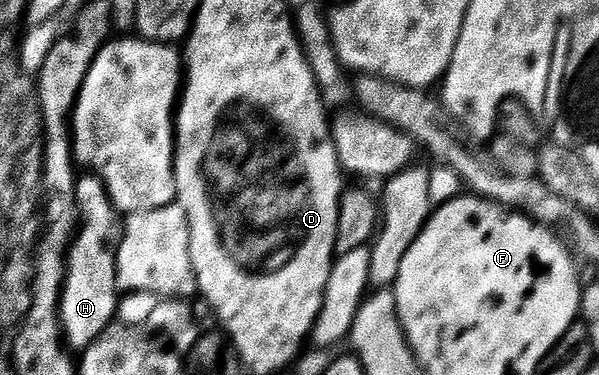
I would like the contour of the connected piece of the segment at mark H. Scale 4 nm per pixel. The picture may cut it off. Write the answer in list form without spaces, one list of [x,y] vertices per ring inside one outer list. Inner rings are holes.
[[[84,174],[77,179],[76,208],[80,212],[79,227],[68,250],[68,273],[64,276],[64,292],[60,296],[60,326],[67,347],[83,350],[118,316],[116,252],[112,248],[112,239],[118,236],[118,213],[106,186],[95,174]]]

